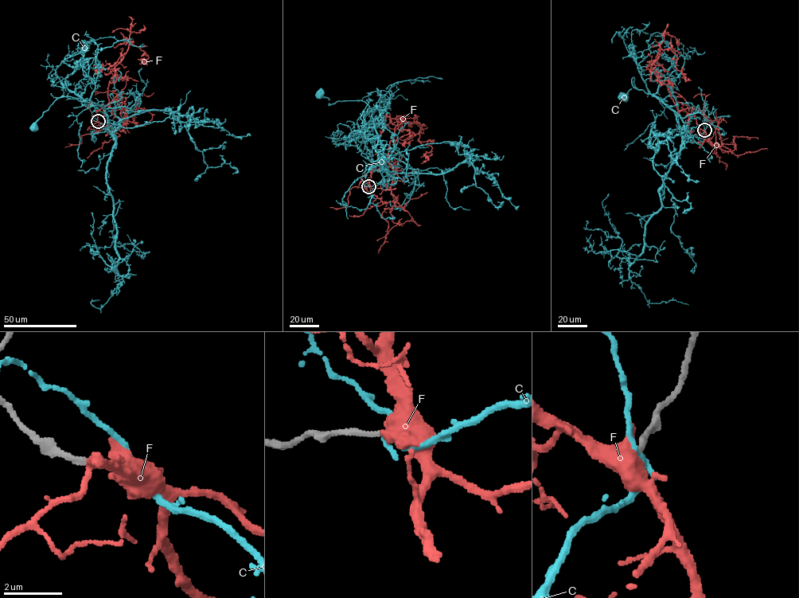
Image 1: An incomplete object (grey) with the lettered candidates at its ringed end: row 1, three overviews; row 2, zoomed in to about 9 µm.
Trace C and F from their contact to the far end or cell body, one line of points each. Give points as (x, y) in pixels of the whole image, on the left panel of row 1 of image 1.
C: (98, 122), (106, 127), (114, 127), (113, 134), (104, 109), (64, 95), (58, 98), (43, 113), (33, 128)
F: (97, 121), (96, 111), (110, 106), (109, 82), (116, 81), (114, 67), (130, 41), (148, 56), (139, 64)

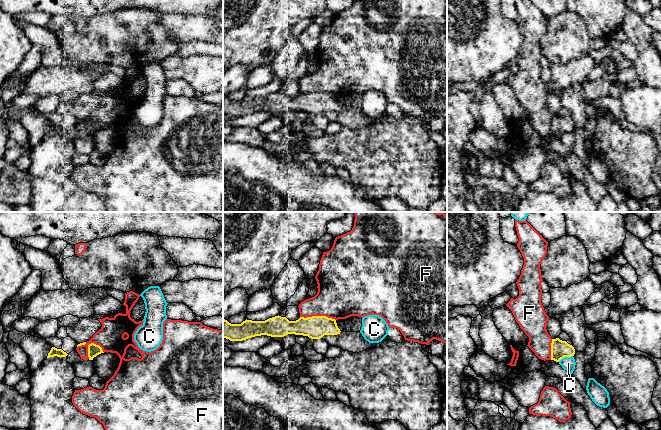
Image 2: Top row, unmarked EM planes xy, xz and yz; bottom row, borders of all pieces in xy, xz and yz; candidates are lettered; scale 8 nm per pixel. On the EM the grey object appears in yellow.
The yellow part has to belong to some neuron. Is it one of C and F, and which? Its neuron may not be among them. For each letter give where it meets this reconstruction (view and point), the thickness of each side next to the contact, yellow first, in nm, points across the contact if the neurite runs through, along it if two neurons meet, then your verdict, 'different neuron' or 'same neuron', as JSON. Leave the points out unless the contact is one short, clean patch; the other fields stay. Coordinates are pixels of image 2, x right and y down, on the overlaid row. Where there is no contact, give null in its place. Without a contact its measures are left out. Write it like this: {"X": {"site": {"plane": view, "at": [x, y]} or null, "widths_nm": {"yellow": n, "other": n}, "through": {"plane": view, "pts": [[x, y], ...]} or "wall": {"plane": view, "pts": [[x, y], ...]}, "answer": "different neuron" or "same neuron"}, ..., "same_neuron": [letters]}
{"C": {"site": {"plane": "yz", "at": [565, 356]}, "widths_nm": {"yellow": 140, "other": 110}, "wall": {"plane": "yz", "pts": [[572, 355], [565, 356], [558, 361]]}, "answer": "different neuron"}, "F": {"site": {"plane": "xz", "at": [318, 316]}, "widths_nm": {"yellow": 190, "other": 380}, "wall": {"plane": "xz", "pts": [[300, 316], [327, 316], [335, 320]]}, "answer": "different neuron"}, "same_neuron": []}

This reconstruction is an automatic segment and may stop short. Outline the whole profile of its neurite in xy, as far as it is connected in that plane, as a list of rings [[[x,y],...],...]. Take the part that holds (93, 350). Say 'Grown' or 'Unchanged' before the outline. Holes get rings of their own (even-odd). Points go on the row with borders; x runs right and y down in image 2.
Unchanged. [[[91,343],[88,345],[88,357],[89,360],[93,360],[97,355],[104,353],[102,348],[99,345]]]

